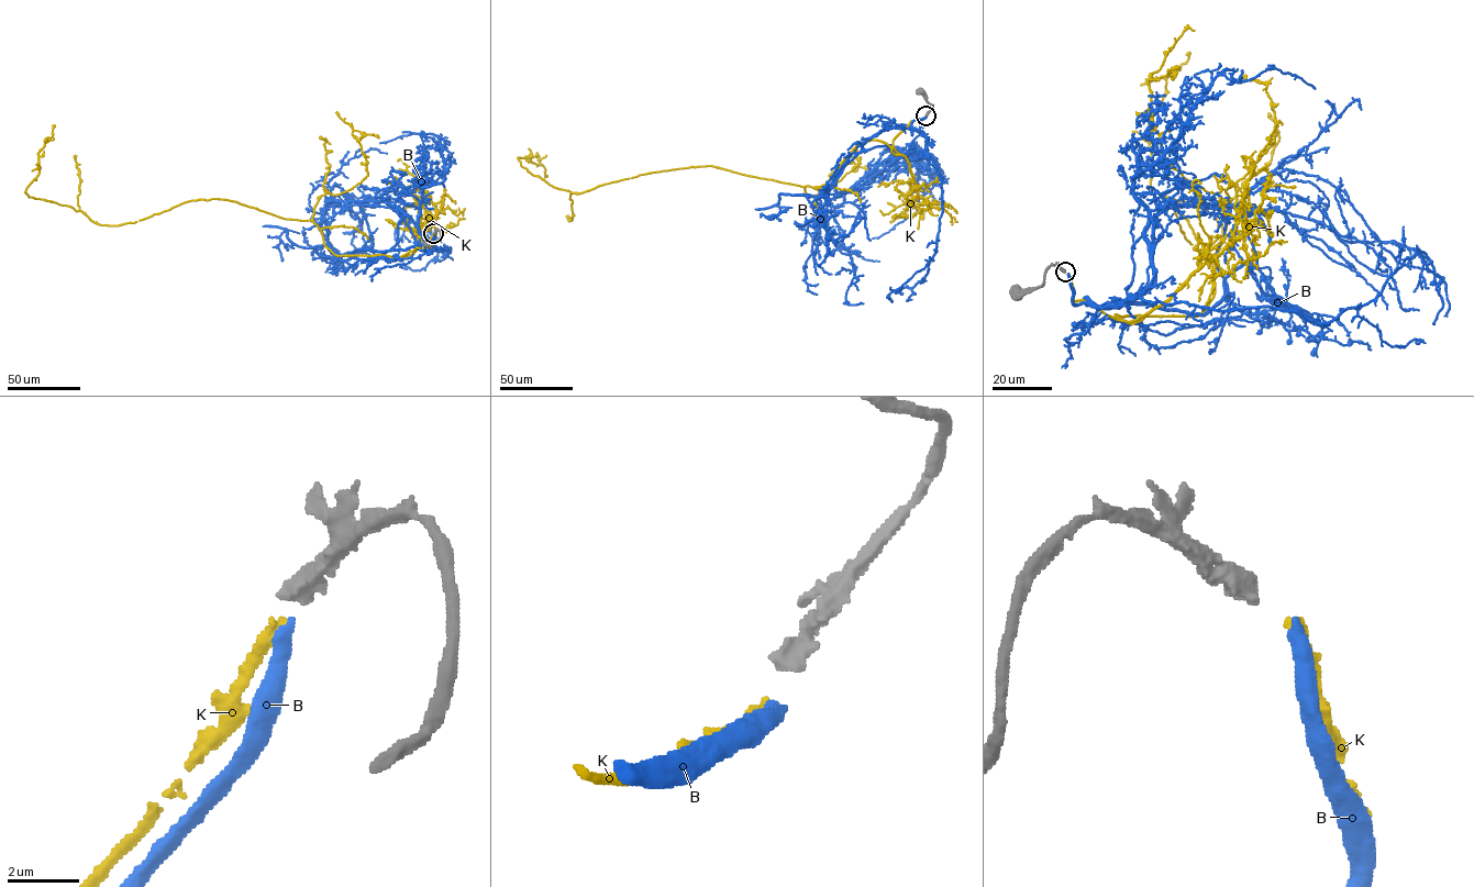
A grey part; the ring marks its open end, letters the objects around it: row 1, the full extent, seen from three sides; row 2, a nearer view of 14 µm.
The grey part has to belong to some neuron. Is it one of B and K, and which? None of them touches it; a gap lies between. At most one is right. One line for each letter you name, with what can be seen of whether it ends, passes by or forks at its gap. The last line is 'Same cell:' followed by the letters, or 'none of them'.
K: It ends there
Same cell: K

